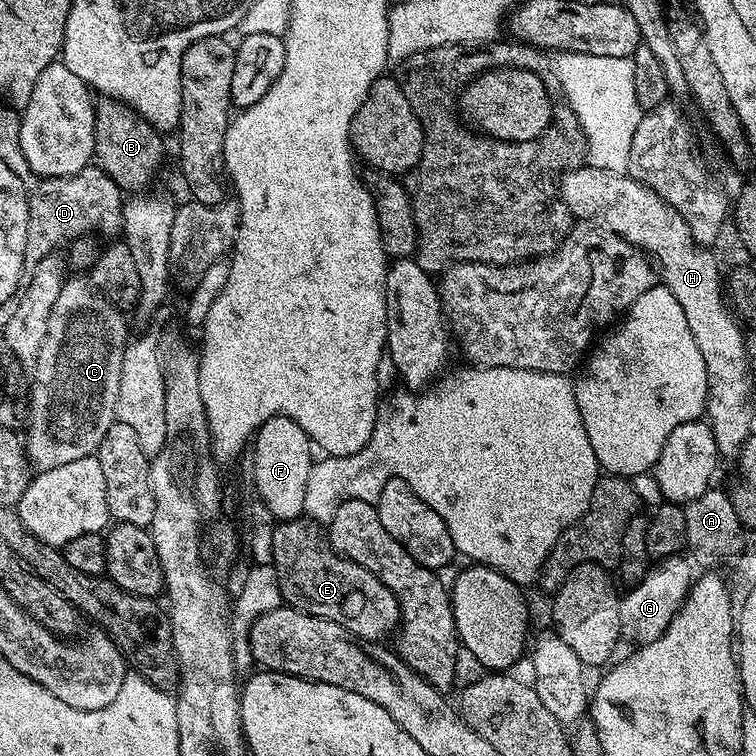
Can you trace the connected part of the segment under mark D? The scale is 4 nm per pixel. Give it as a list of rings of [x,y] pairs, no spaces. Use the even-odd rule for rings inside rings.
[[[99,166],[83,168],[73,176],[49,176],[35,181],[35,190],[29,191],[29,228],[26,230],[24,254],[25,269],[38,266],[42,259],[63,249],[79,236],[112,236],[124,226],[122,189]]]

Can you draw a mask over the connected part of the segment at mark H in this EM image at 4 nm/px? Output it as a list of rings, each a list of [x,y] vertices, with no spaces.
[[[583,166],[565,171],[558,180],[558,195],[560,202],[568,207],[573,217],[584,222],[595,222],[599,227],[616,233],[626,242],[630,242],[641,252],[647,254],[658,265],[659,275],[662,277],[663,287],[668,288],[678,302],[682,302],[682,312],[686,314],[686,322],[690,325],[690,334],[694,334],[694,342],[698,342],[698,350],[702,354],[702,362],[706,362],[708,375],[708,402],[706,405],[706,420],[711,425],[714,442],[721,457],[739,457],[740,448],[746,438],[753,431],[752,408],[748,405],[748,395],[752,392],[752,384],[748,381],[748,348],[744,345],[744,336],[736,325],[734,317],[728,313],[724,305],[725,291],[722,289],[722,274],[716,266],[716,260],[711,256],[709,249],[696,244],[691,236],[690,228],[670,205],[665,197],[639,184],[627,174],[611,173]]]

